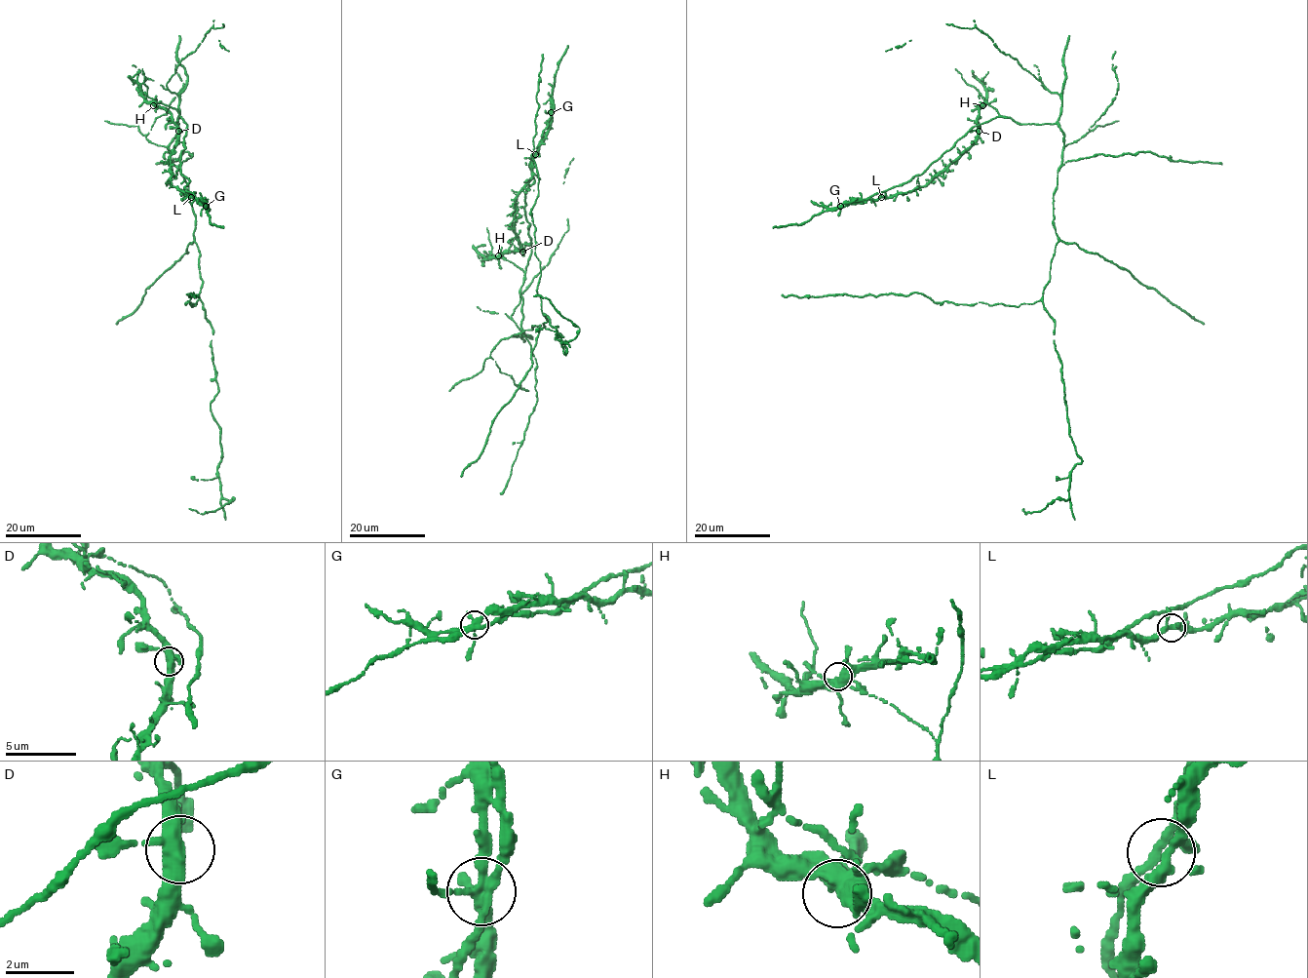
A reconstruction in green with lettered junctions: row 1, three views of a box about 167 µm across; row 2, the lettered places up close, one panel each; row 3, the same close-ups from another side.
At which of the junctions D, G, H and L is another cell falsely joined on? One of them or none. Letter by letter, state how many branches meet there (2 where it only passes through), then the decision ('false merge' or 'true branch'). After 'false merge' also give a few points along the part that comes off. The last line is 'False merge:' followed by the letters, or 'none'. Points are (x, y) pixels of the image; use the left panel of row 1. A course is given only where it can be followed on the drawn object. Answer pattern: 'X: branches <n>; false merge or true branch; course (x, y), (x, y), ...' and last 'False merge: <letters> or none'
D: branches 4; true branch
G: branches 5; true branch
H: branches 6; true branch
L: branches 4; true branch
False merge: none

